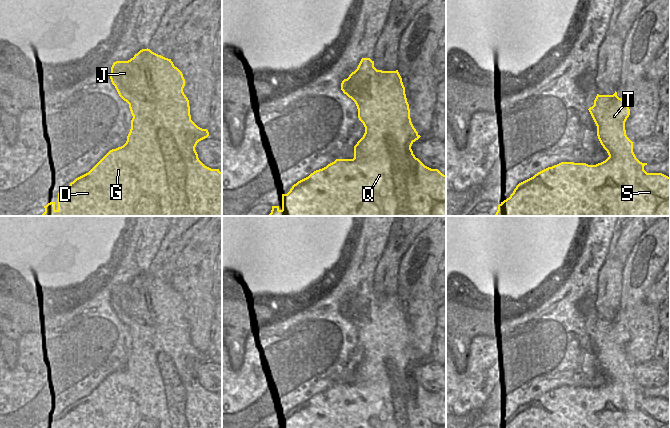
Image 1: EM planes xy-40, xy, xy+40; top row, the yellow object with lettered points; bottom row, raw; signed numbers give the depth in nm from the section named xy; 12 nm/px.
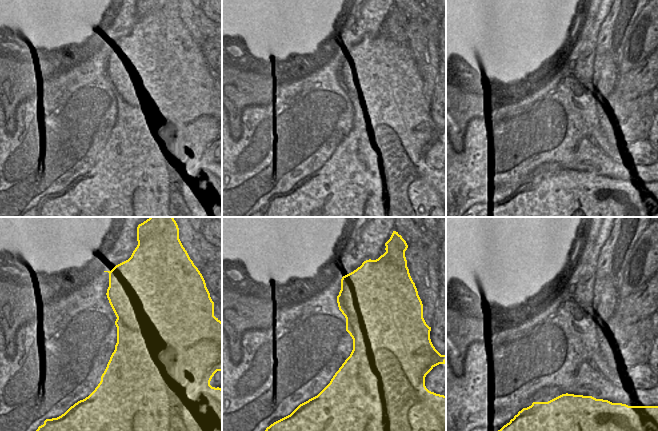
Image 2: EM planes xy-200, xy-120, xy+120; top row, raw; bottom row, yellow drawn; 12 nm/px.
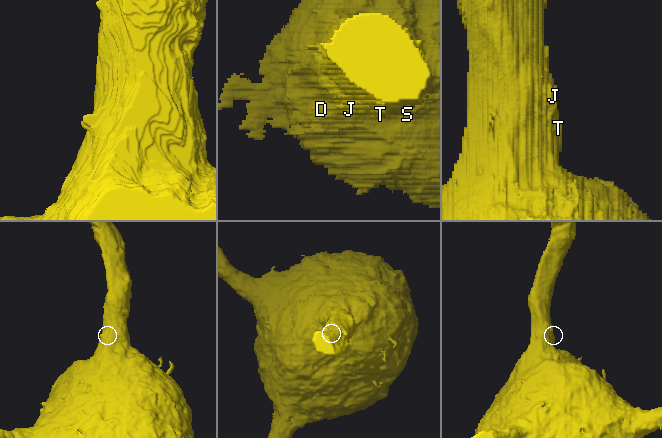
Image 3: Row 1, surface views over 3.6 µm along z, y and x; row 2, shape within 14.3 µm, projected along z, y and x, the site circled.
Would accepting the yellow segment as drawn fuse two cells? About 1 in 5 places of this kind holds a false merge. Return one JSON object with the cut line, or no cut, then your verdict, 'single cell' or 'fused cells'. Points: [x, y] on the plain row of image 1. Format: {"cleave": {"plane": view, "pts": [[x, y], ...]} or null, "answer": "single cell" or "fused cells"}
{"cleave": null, "answer": "single cell"}

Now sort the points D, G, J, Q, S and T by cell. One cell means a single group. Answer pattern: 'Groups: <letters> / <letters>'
Groups: D G J Q S T

